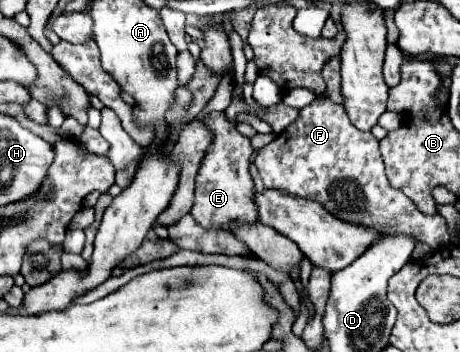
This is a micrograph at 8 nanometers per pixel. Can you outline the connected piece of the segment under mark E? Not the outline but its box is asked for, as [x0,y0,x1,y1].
[191,112,259,230]

